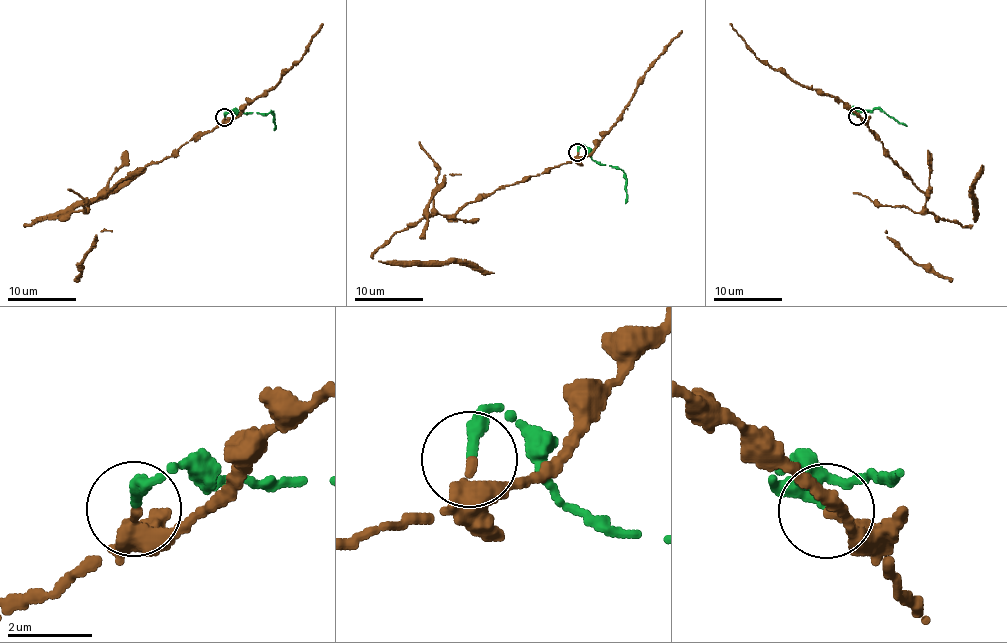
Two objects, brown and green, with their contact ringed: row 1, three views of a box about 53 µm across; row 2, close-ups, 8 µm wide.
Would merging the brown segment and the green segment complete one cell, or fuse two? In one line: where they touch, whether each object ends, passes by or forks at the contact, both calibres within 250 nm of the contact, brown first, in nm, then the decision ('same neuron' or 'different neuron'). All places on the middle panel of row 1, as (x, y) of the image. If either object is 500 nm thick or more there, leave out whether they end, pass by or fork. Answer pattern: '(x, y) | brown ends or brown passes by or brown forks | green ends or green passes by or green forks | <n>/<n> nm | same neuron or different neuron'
(577, 152) | brown ends | green ends | 240/260 nm | different neuron

